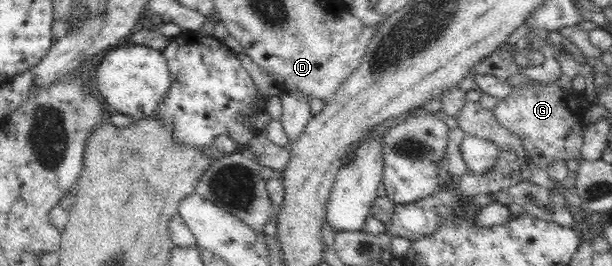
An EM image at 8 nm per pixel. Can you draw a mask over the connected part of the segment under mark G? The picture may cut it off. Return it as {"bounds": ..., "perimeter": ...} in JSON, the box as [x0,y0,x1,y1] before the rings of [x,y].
{"bounds":[492,77,588,170],"perimeter":[[[527,77],[523,84],[510,85],[509,95],[498,100],[492,112],[501,127],[519,138],[529,157],[536,160],[536,167],[547,170],[553,163],[582,155],[583,131],[588,122],[583,118],[587,105],[583,105],[581,94],[563,87],[561,78],[545,82]]]}

